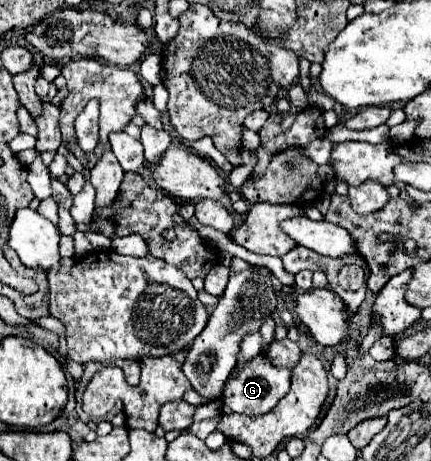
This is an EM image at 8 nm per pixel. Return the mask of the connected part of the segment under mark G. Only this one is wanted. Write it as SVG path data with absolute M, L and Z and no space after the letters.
M260 353L246 365L238 365L232 371L232 375L226 383L226 389L222 393L222 403L234 413L262 415L262 413L272 411L276 407L276 403L288 393L288 389L290 389L290 369L272 365L268 355Z

